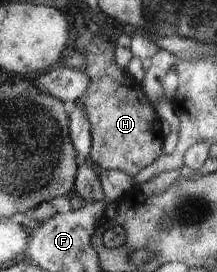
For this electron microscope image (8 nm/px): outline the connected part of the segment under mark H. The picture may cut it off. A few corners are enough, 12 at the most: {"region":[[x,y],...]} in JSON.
{"region":[[71,28],[90,80],[88,156],[129,176],[162,152],[161,119],[114,43]]}

